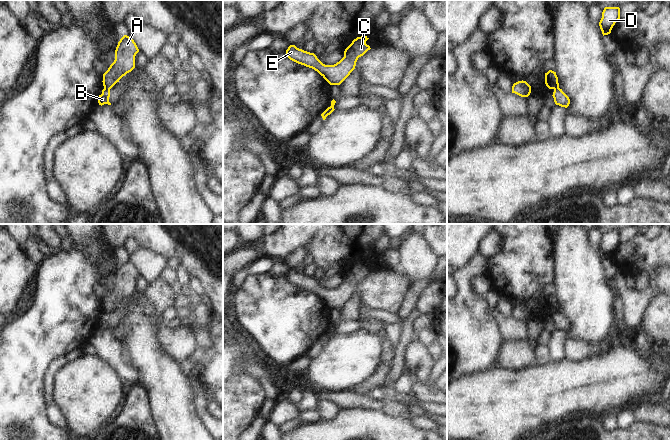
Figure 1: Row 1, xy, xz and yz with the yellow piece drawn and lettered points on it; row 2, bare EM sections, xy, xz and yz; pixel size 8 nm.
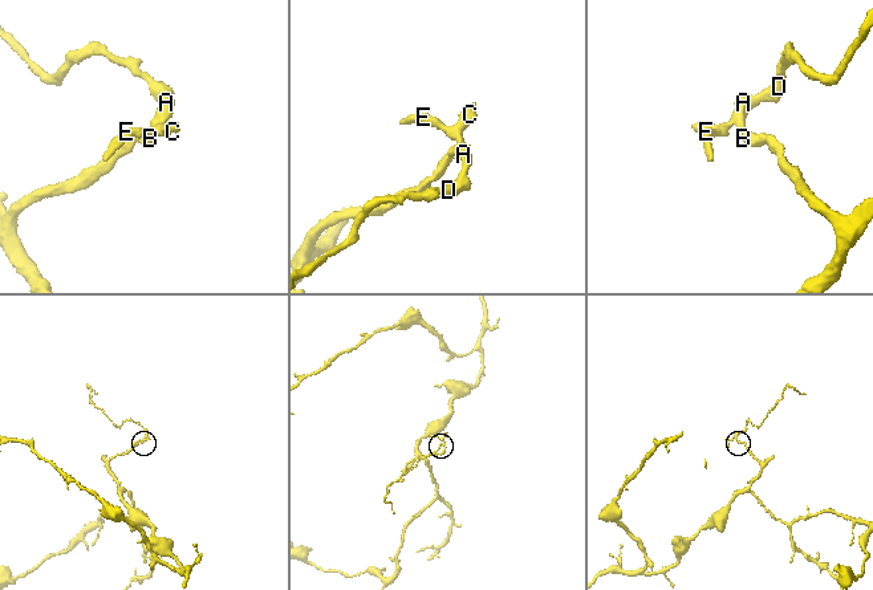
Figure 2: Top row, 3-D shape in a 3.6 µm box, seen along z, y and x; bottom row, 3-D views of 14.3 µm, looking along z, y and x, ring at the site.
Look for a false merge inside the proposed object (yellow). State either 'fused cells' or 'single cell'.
fused cells

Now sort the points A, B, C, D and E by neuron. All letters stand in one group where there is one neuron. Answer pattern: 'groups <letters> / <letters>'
groups A C D E / B

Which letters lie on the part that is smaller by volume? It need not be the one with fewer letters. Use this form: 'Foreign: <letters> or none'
Foreign: A, C, D, E

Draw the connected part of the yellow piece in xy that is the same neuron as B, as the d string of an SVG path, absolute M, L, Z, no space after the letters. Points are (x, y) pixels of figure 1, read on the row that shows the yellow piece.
M103 89L102 90L102 94L99 95L98 97L98 103L99 105L104 105L104 104L108 104L111 105L111 103L109 102L109 97L110 97L110 89Z

